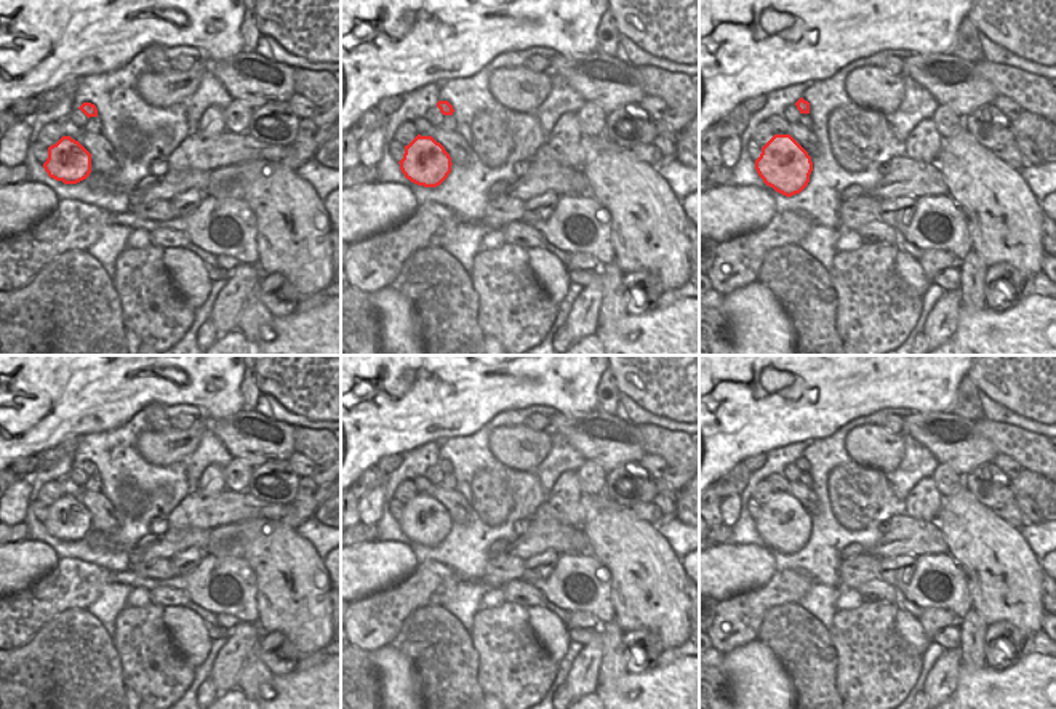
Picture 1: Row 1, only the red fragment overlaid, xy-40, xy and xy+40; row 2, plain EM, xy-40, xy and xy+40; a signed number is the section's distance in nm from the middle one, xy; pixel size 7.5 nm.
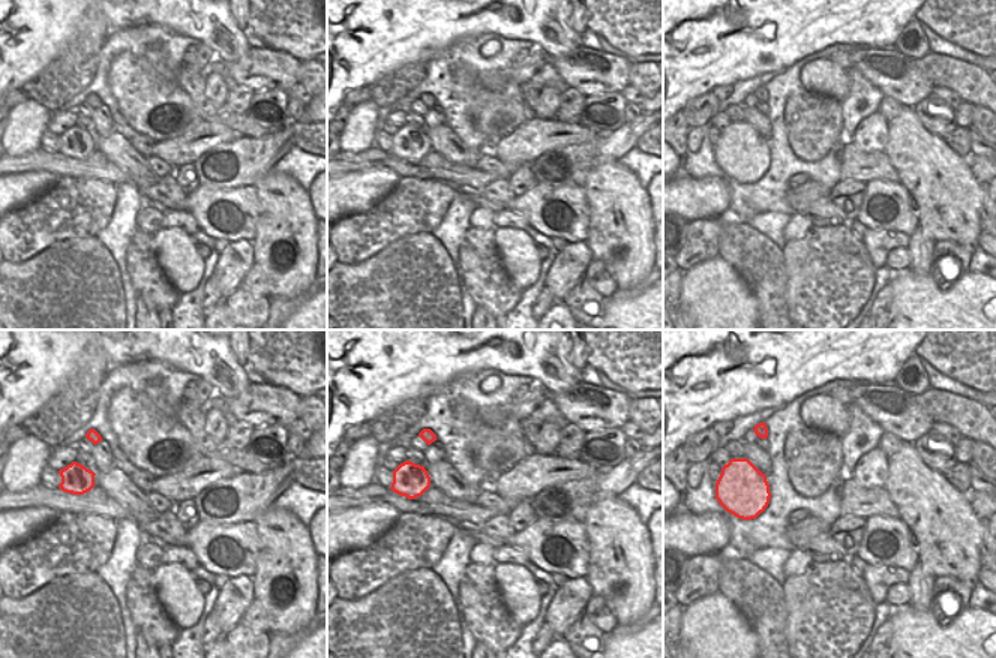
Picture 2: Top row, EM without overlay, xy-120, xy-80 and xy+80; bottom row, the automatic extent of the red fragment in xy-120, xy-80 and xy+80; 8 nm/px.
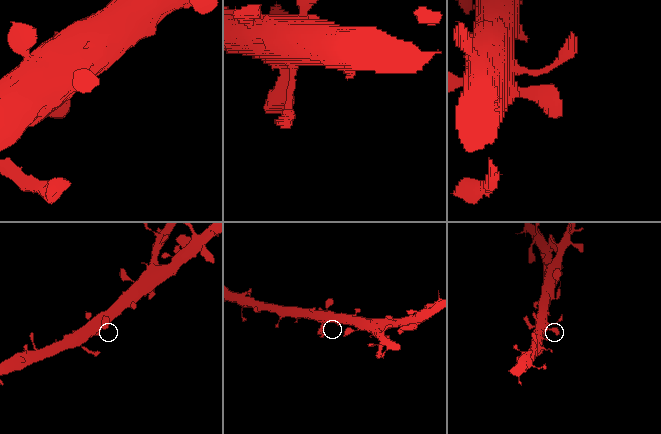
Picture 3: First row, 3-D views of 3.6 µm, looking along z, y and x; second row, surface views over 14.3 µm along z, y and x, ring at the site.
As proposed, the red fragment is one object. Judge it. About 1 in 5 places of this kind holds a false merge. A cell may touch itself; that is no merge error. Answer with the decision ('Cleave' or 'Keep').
Keep.

